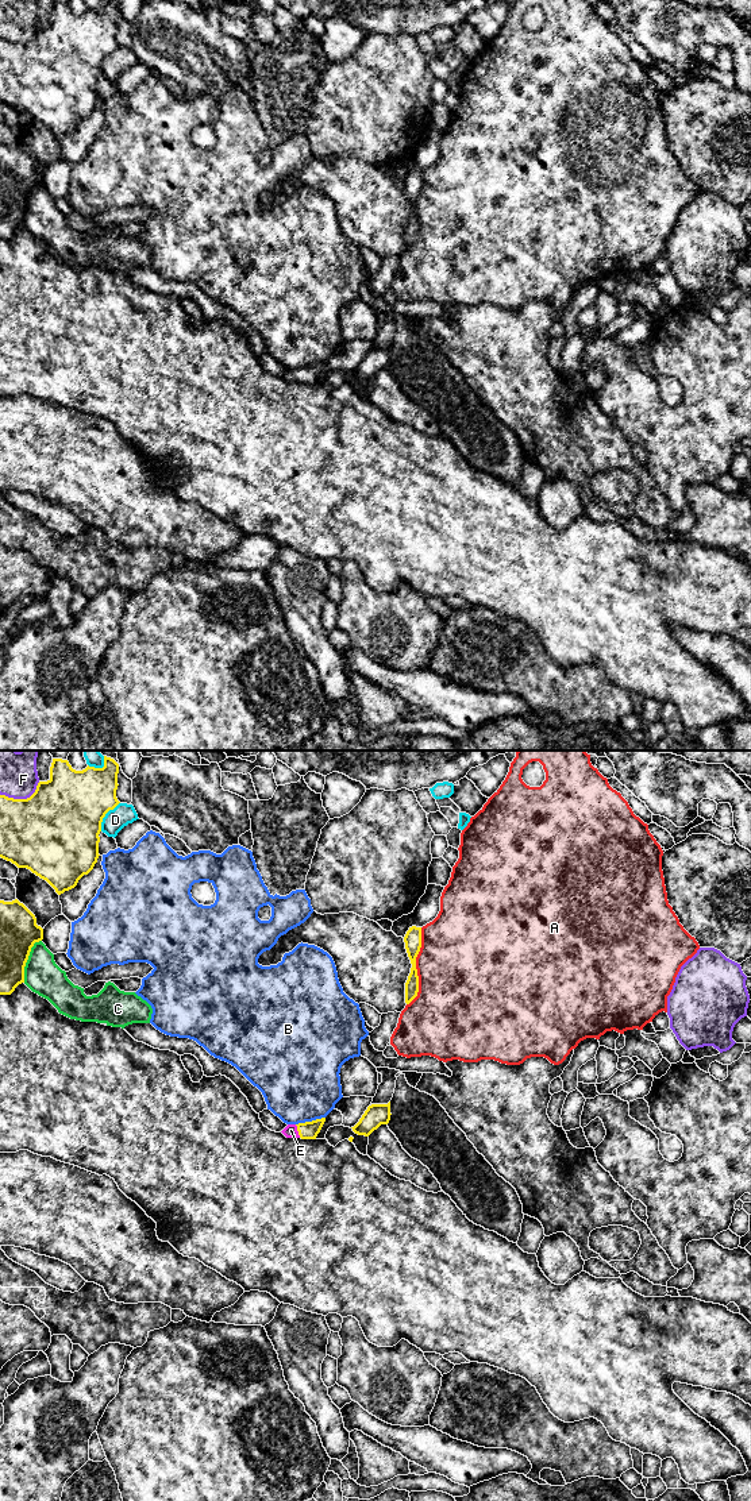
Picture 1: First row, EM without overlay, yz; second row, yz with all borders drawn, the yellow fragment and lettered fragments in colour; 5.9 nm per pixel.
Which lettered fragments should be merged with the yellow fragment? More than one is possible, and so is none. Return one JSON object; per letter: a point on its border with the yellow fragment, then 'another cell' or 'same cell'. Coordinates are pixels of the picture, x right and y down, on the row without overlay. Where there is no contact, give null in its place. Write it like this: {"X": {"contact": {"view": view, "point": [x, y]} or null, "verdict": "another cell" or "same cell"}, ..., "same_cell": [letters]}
{"A": {"contact": {"view": "yz", "point": [415, 211]}, "verdict": "another cell"}, "B": {"contact": {"view": "yz", "point": [309, 366]}, "verdict": "another cell"}, "C": {"contact": {"view": "yz", "point": [27, 203]}, "verdict": "another cell"}, "D": {"contact": {"view": "yz", "point": [104, 60]}, "verdict": "another cell"}, "E": {"contact": {"view": "yz", "point": [297, 374]}, "verdict": "same cell"}, "F": {"contact": {"view": "yz", "point": [22, 43]}, "verdict": "another cell"}, "same_cell": ["E"]}

